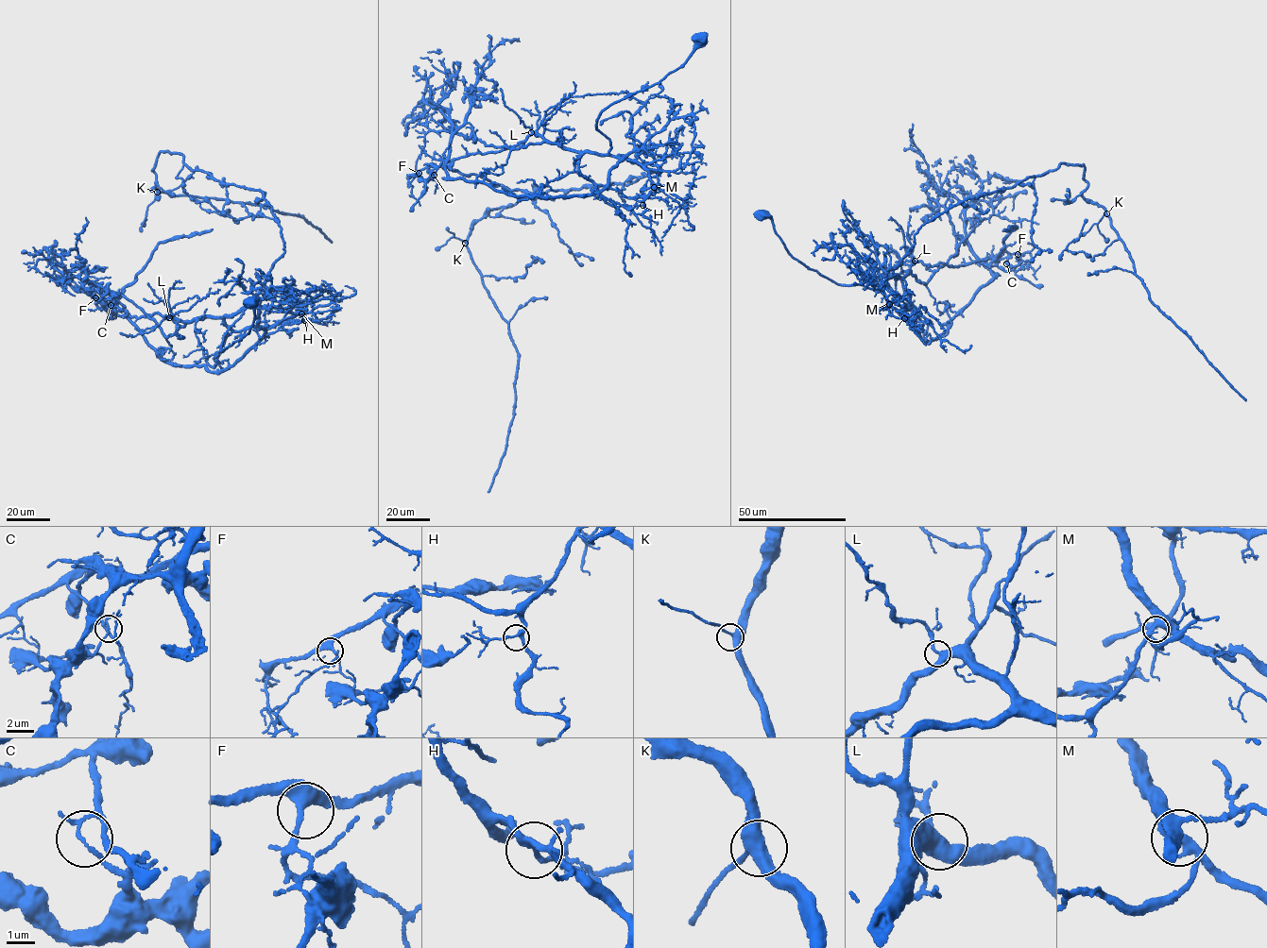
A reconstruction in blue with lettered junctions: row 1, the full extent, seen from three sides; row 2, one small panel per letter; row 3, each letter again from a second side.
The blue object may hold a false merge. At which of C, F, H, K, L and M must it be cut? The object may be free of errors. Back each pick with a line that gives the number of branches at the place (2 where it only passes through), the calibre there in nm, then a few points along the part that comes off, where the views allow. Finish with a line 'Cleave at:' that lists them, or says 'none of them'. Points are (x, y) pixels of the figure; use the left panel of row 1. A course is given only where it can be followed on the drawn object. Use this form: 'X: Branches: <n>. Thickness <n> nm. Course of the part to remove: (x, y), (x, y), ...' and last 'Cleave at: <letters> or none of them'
C: Branches: 3. Thickness 100 nm. Course of the part to remove: (111, 305), (108, 313), (129, 318), (162, 358), (219, 374), (262, 335), (260, 304), (270, 287), (300, 298)
Cleave at: C

